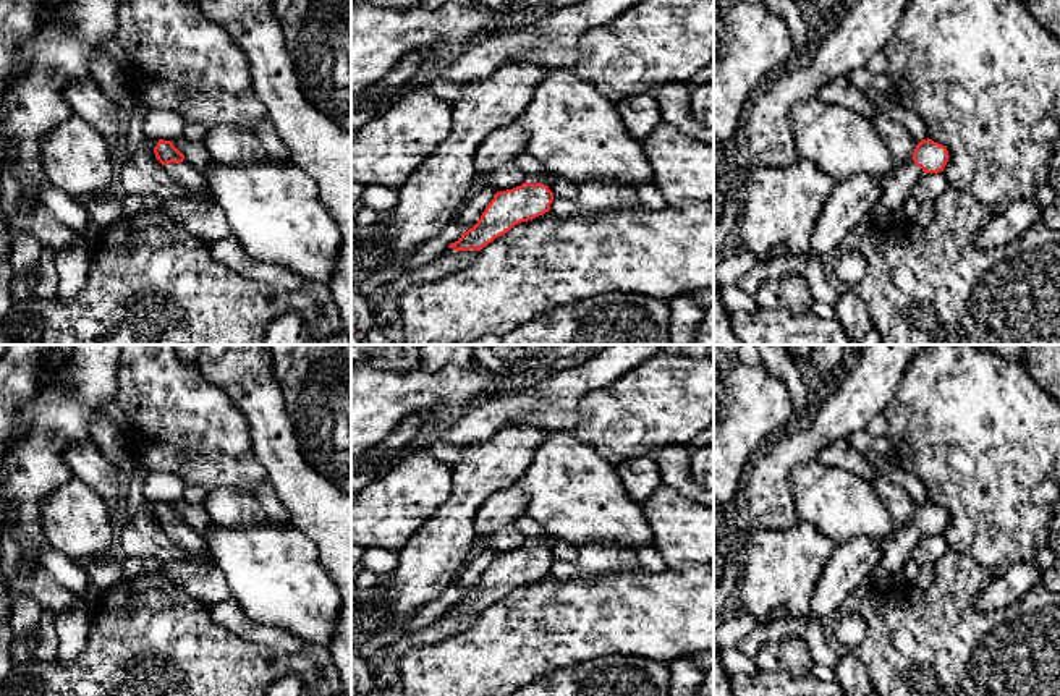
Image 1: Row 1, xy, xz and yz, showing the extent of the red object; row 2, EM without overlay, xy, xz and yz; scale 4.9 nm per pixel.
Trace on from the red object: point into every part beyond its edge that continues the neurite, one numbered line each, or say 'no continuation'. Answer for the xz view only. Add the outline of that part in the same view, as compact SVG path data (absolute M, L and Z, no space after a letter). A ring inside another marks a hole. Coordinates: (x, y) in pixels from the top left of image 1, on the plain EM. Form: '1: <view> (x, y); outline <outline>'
1: xz (542, 539); outline M542 533L542 534L537 534L537 536L532 536L532 537L528 537L526 539L526 544L528 545L542 545L542 547L547 547L549 552L552 552L552 544L550 544L550 536L547 533Z

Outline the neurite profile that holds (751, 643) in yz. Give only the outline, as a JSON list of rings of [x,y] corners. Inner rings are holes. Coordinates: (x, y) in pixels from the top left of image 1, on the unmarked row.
[[[801,617],[801,618],[778,618],[769,626],[754,630],[748,633],[738,644],[738,651],[754,657],[754,654],[770,641],[778,641],[785,636],[798,636],[808,643],[809,652],[814,664],[835,668],[838,656],[829,647],[824,633],[824,622],[817,617]]]

